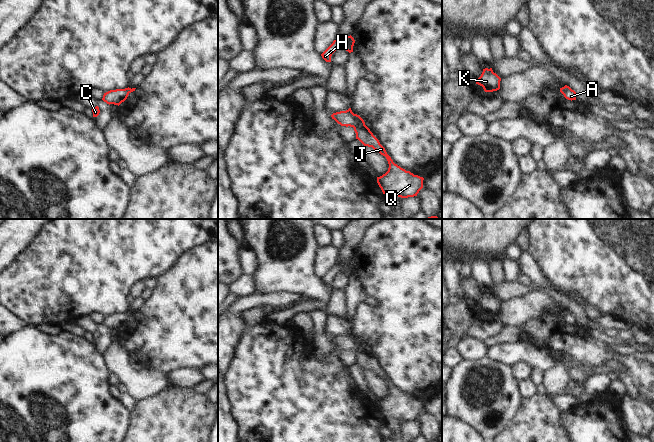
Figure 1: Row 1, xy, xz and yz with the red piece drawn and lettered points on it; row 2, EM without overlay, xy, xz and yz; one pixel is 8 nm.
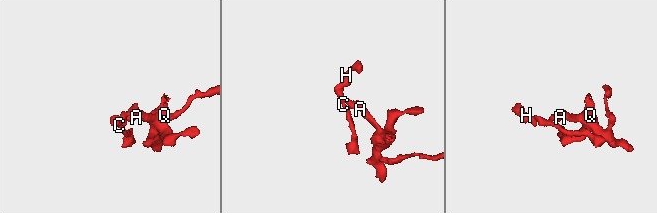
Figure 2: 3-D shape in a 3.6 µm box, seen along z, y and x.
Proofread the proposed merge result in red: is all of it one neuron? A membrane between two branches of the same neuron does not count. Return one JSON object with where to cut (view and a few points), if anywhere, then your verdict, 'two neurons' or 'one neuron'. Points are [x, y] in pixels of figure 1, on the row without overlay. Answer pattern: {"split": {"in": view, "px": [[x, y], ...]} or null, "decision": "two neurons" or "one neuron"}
{"split": {"in": "xz", "px": [[353, 338], [356, 344], [354, 352]]}, "decision": "two neurons"}

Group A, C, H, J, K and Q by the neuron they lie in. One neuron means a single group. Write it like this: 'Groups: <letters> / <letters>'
Groups: A C H K / J Q

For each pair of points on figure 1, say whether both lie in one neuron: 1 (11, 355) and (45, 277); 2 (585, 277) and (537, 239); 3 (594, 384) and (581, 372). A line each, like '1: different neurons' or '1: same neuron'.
1: different neurons
2: same neuron
3: different neurons

